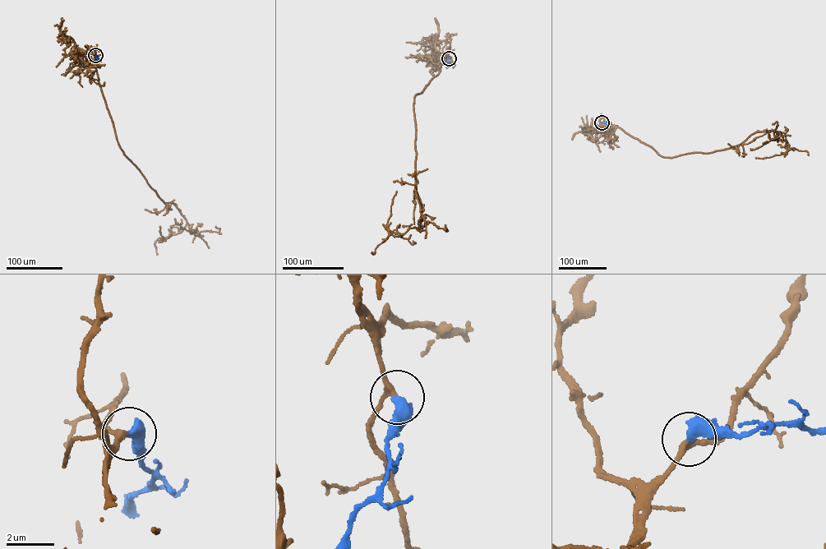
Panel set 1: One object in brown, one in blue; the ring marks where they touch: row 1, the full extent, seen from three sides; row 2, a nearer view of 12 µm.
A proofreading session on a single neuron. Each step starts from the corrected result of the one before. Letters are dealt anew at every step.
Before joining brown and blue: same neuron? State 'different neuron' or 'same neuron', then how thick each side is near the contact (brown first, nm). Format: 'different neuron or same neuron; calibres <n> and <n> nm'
same neuron; calibres 200 and 480 nm

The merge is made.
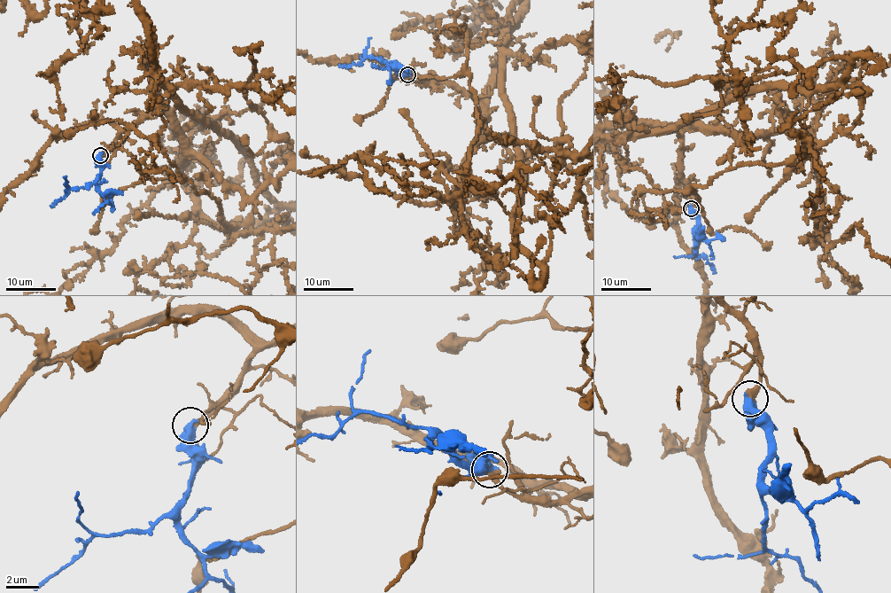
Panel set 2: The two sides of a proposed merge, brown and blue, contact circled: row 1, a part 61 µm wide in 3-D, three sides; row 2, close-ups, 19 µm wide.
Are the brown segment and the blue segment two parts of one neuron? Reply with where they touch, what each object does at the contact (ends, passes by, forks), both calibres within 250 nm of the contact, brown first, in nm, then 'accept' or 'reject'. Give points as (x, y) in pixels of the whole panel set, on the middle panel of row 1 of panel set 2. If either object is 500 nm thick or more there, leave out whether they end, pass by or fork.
at (407, 74); 400 nm thick on the brown side, 600 nm on the other; accept

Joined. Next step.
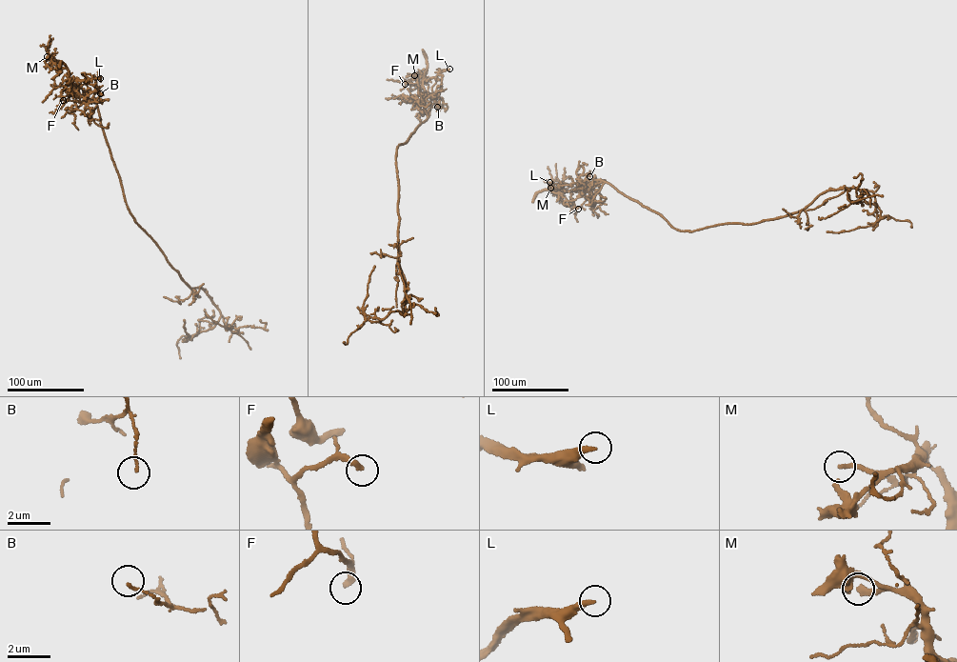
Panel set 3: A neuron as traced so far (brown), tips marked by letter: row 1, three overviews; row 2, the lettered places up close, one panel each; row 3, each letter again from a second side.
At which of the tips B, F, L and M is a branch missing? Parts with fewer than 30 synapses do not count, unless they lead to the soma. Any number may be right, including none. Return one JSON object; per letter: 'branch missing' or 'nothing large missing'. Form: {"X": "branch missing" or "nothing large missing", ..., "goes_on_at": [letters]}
{"B": "nothing large missing", "F": "nothing large missing", "L": "branch missing", "M": "branch missing", "goes_on_at": ["L", "M"]}

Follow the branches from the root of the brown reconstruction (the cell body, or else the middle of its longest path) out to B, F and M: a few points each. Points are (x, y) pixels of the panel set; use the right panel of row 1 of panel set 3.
B: (713, 226), (689, 231), (679, 230), (658, 213), (606, 182), (586, 179), (586, 174), (589, 176)
F: (713, 226), (679, 230), (600, 180), (591, 185), (591, 194), (571, 191), (573, 208), (578, 209)
M: (713, 226), (679, 230), (600, 180), (560, 192), (550, 192), (555, 190), (550, 188)

